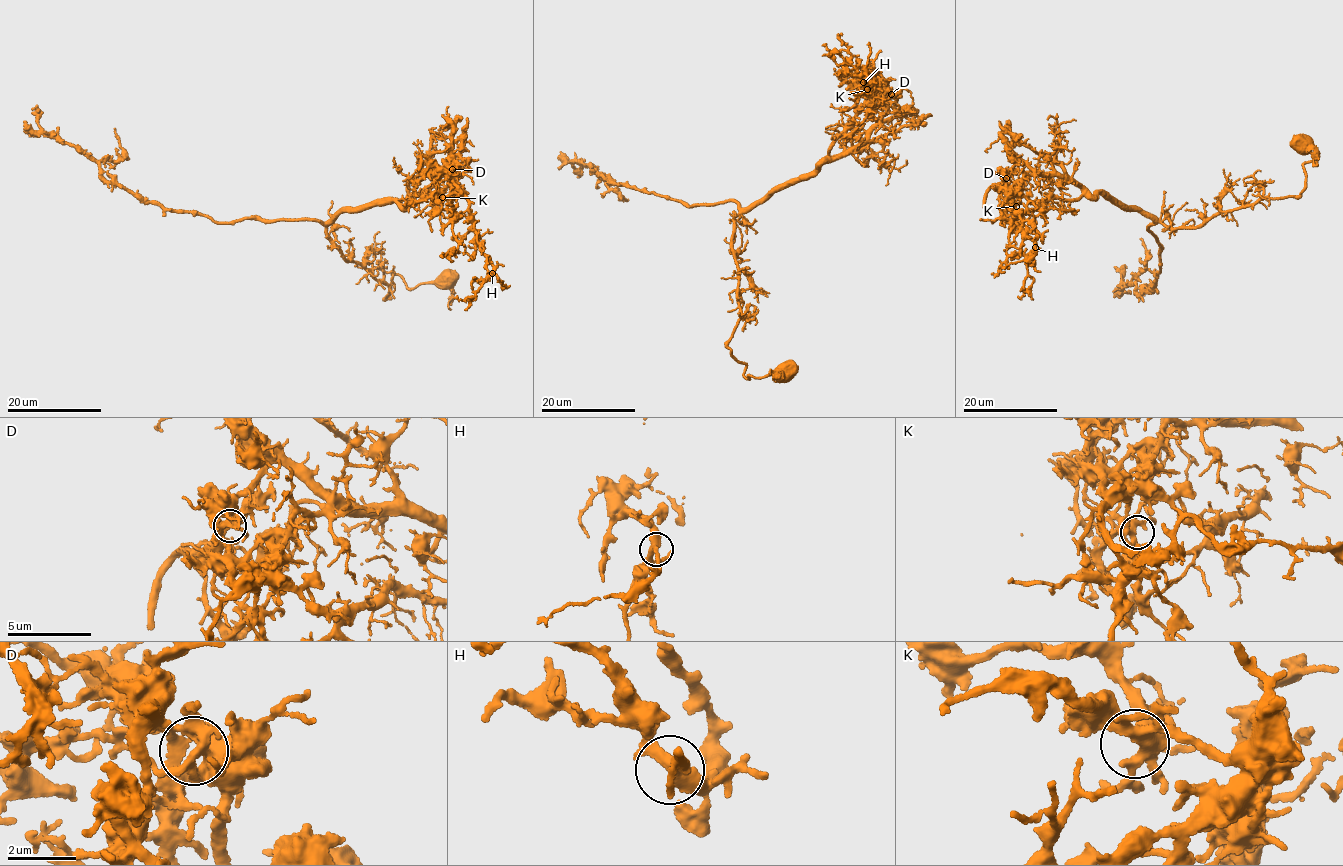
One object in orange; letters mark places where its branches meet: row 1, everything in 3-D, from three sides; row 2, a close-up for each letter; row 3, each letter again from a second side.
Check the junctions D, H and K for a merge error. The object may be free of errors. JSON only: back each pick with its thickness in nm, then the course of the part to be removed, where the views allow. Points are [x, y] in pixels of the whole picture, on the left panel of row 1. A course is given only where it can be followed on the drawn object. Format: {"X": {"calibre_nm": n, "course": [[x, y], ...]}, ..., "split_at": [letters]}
{"D": {"calibre_nm": 320, "course": [[452, 169], [456, 189], [465, 196], [478, 248], [493, 267], [489, 280], [476, 294], [462, 300], [455, 297]]}, "split_at": ["D"]}

